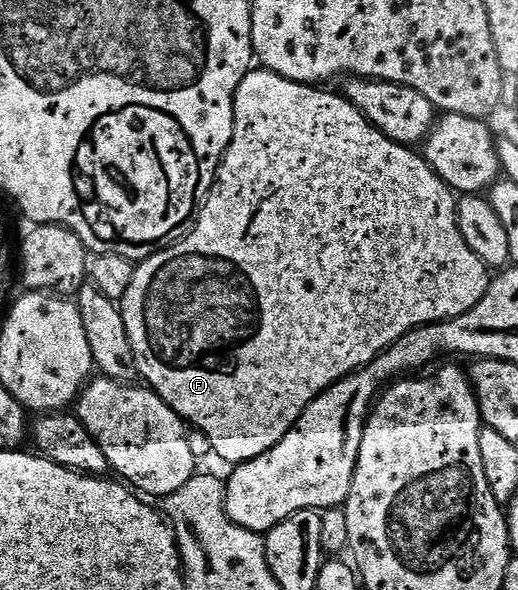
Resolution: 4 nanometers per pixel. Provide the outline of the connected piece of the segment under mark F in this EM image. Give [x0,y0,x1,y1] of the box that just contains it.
[121,68,492,464]

